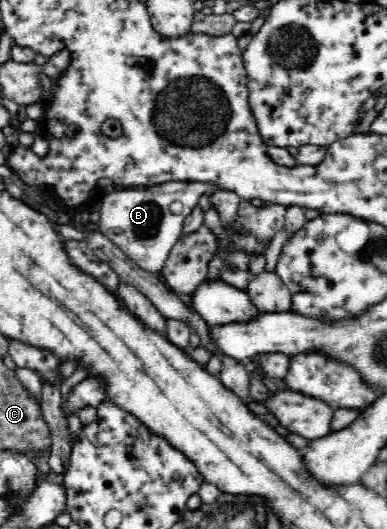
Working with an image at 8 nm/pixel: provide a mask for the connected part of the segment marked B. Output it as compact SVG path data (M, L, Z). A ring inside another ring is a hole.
M167 181L146 190L111 190L101 200L100 232L138 266L153 274L160 274L169 251L182 236L185 219L198 208L201 197L215 189L219 188L213 182Z

